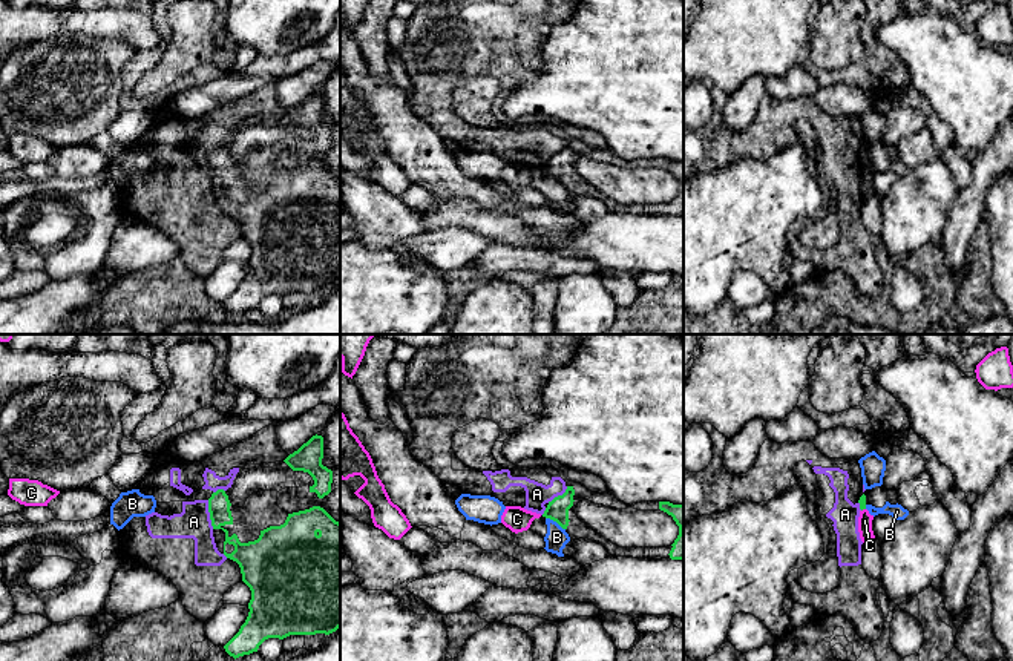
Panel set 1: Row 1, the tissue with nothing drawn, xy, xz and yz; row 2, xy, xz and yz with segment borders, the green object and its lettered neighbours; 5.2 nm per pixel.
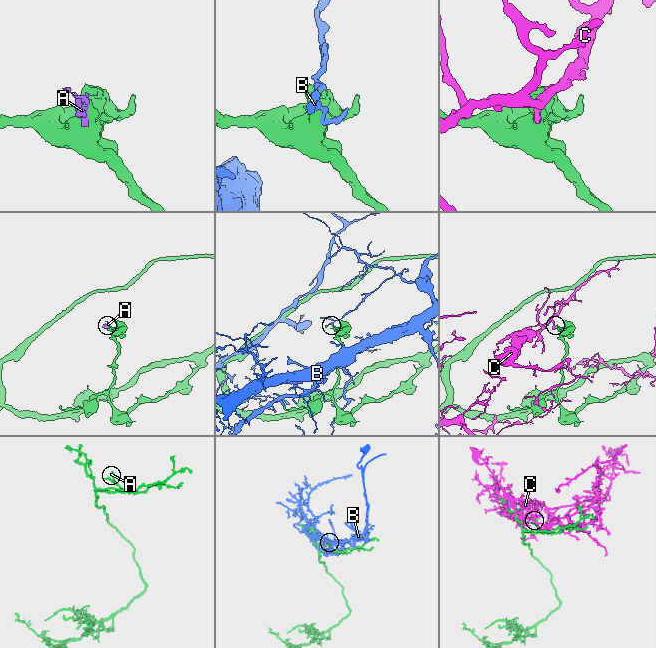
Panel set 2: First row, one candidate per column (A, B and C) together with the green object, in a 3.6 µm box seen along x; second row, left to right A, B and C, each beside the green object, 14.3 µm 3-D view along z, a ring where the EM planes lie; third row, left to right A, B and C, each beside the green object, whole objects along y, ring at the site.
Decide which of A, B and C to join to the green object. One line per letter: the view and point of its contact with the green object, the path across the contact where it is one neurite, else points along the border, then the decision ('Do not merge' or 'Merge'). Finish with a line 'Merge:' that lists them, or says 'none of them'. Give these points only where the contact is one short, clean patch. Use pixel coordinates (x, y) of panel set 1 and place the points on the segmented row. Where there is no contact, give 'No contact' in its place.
A: Touches green at xy (210, 514). Boundary: xy (207, 500), (213, 528). Do not merge
B: Touches green at xz (555, 520). Do not merge
C: Touches green at yz (863, 508). Boundary: yz (865, 508), (862, 511). Do not merge
Merge: none of them

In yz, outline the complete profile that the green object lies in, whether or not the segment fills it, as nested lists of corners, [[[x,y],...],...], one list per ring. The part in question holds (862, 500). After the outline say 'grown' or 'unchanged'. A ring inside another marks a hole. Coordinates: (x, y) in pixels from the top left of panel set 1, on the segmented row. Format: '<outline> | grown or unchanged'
[[[861,472],[855,480],[855,488],[847,491],[847,498],[855,505],[860,505],[860,509],[866,509],[866,495],[863,492],[863,477]]] | grown

